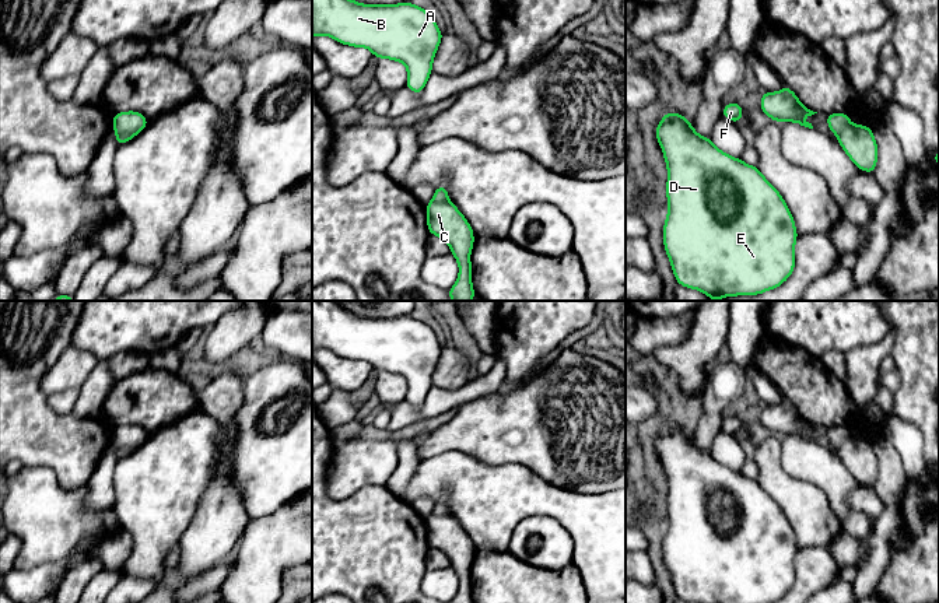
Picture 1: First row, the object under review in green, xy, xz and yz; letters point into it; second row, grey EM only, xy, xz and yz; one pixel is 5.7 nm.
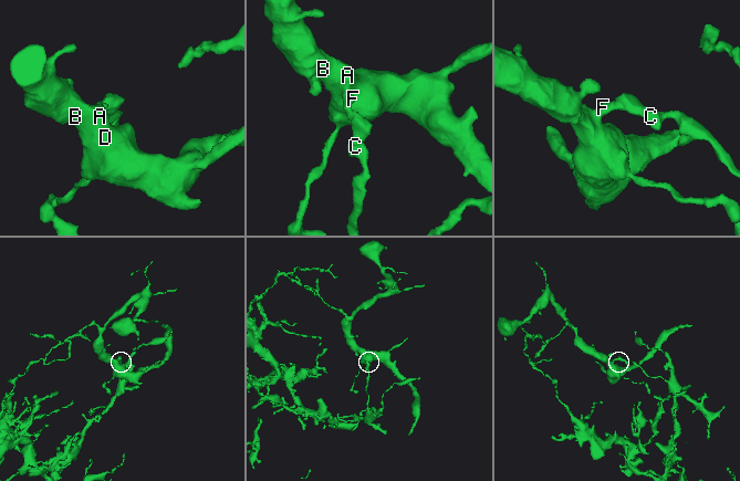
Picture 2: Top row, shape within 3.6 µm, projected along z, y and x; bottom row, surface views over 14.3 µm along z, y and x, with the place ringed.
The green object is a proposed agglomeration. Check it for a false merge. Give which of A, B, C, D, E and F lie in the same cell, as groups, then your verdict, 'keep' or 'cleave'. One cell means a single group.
groups A B D E F / C; cleave

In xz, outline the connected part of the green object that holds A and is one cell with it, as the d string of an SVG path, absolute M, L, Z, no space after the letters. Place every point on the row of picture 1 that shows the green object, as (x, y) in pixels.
M312 0L312 38L319 35L327 35L341 45L367 48L374 57L403 63L407 67L406 87L414 94L424 91L444 36L434 17L411 1L376 6L355 0Z

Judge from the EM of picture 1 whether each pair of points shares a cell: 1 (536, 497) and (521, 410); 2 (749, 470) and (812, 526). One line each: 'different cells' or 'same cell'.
1: different cells
2: different cells

